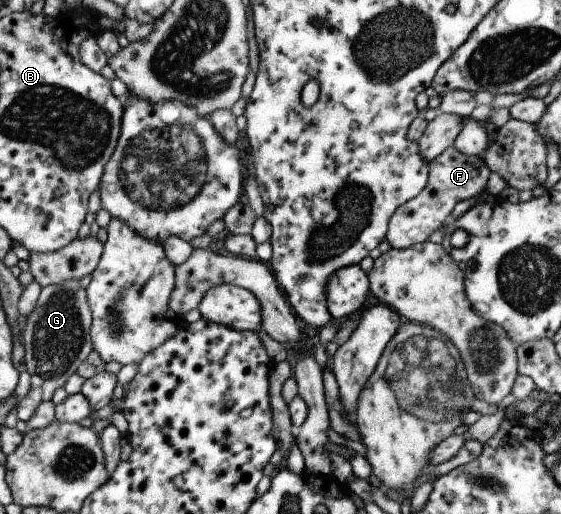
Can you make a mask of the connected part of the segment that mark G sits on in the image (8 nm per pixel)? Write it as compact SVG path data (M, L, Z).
M64 280L59 284L41 288L36 307L27 317L26 327L22 333L22 341L26 348L26 363L28 371L31 373L31 389L17 406L19 421L27 423L39 405L43 401L50 401L53 398L53 392L57 392L61 386L64 387L67 381L78 372L79 367L94 350L90 331L93 324L94 316L90 307L88 290L81 286L79 280Z

